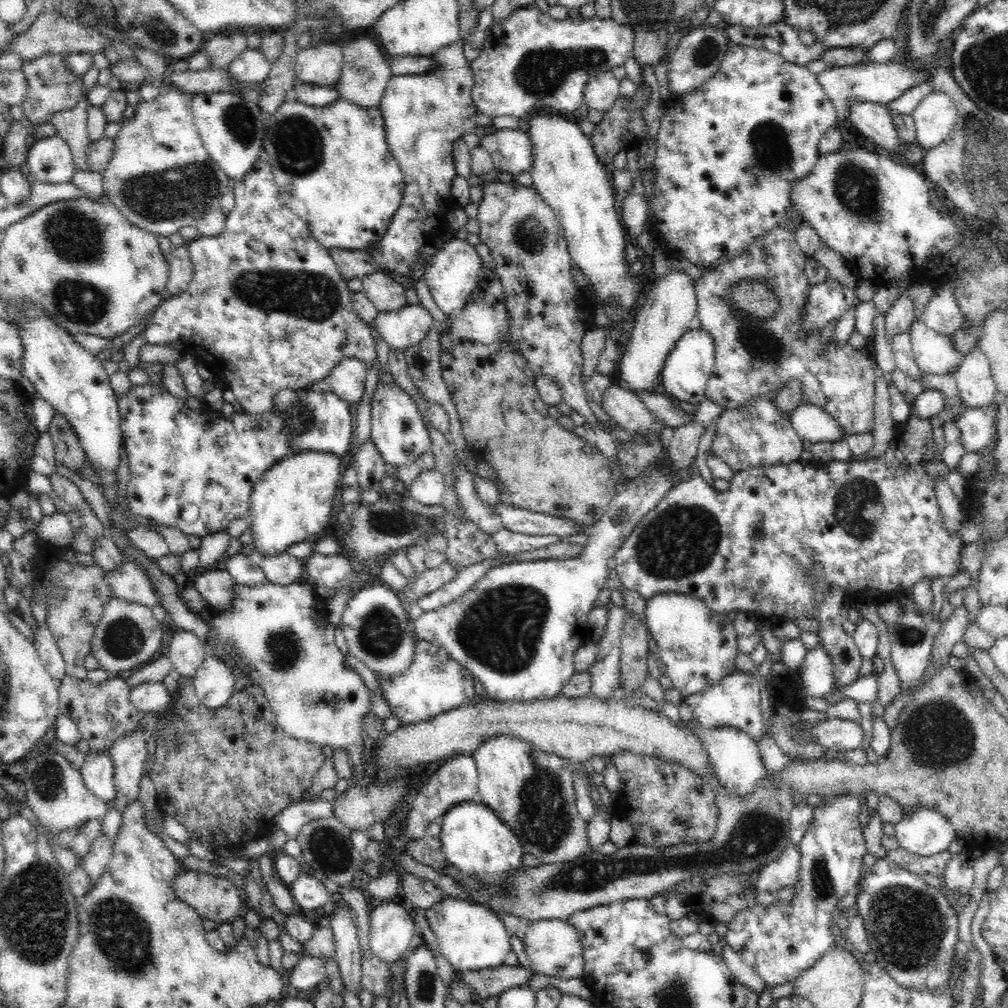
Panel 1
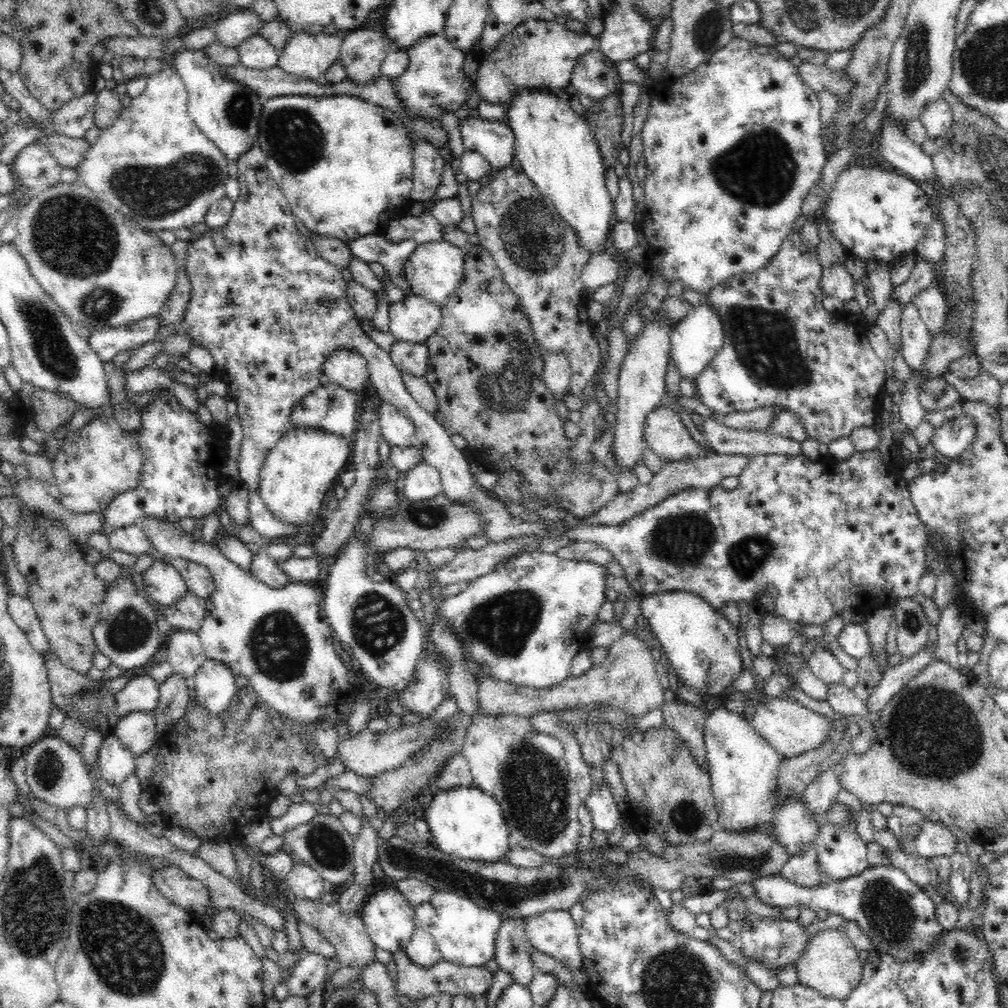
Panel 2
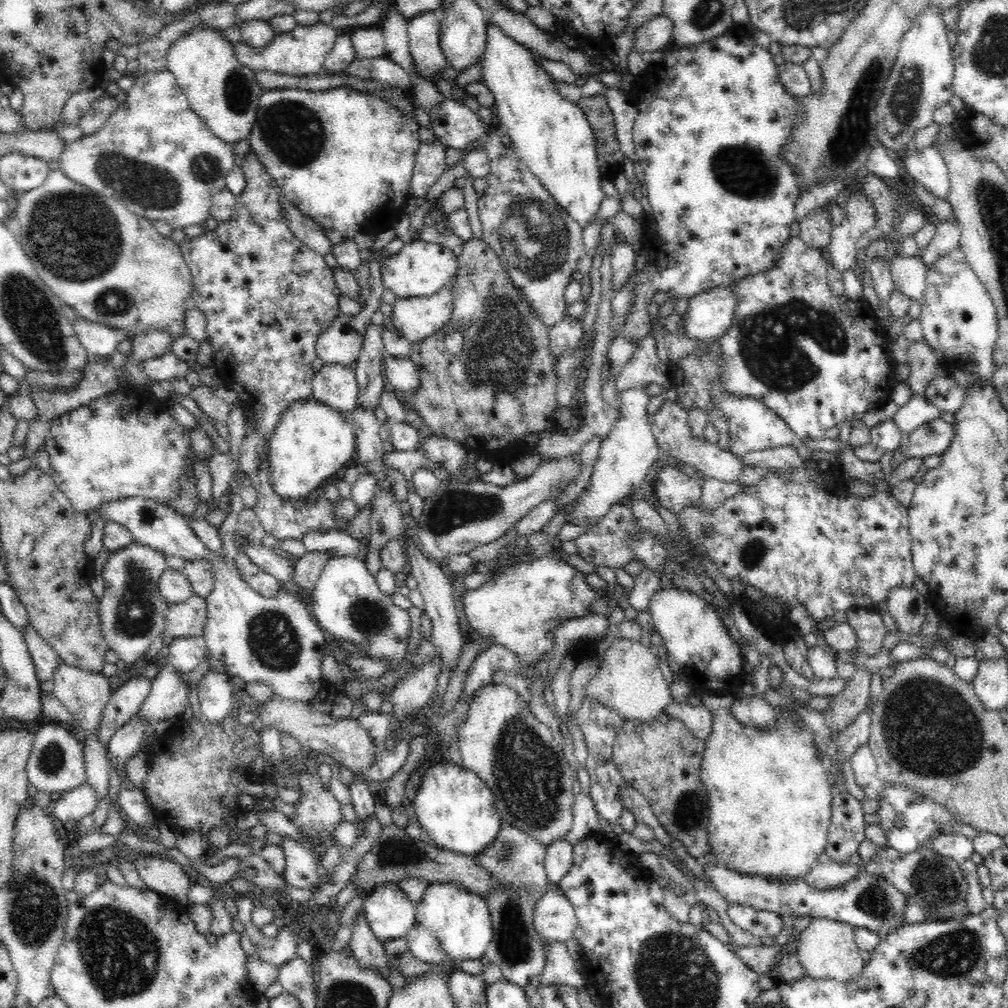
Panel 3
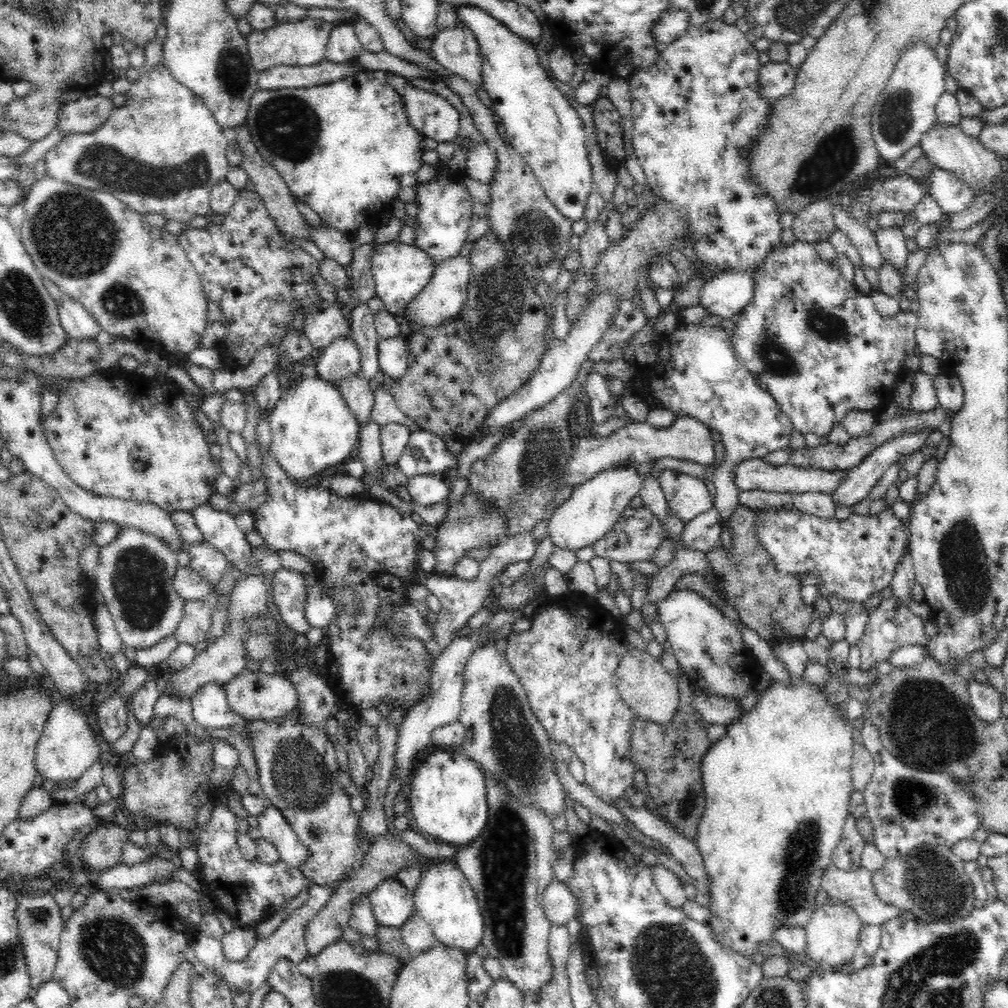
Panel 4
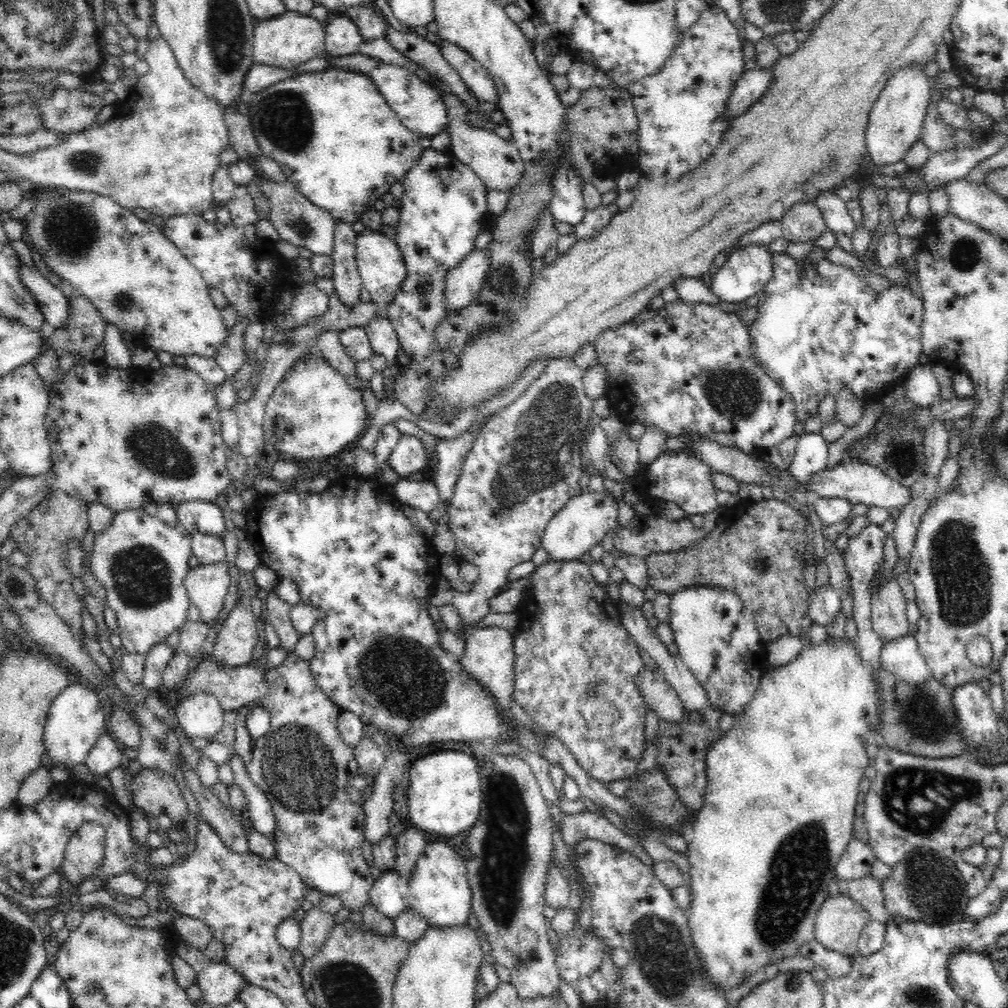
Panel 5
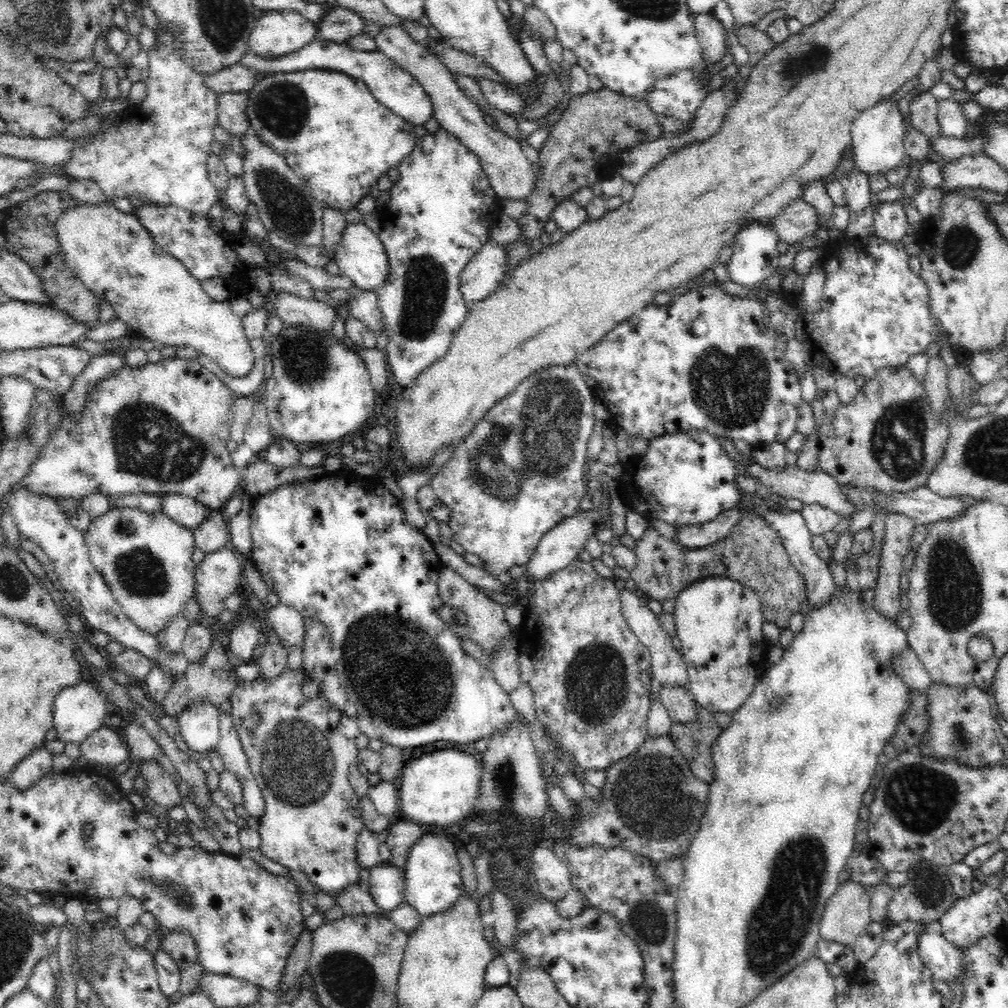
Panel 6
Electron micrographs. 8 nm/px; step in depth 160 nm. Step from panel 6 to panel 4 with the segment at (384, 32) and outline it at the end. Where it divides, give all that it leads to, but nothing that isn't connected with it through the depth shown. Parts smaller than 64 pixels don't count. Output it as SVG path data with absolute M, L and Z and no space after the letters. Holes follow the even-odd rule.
M485 140L472 144L466 155L464 174L477 182L491 184L498 168L498 155Z

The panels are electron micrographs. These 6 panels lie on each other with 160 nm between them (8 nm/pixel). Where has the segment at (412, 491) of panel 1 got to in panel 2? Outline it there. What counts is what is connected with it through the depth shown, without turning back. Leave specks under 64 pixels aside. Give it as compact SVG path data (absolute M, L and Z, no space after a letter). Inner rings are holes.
M418 464L416 468L406 472L405 485L401 496L418 502L431 499L443 492L441 476L430 464Z

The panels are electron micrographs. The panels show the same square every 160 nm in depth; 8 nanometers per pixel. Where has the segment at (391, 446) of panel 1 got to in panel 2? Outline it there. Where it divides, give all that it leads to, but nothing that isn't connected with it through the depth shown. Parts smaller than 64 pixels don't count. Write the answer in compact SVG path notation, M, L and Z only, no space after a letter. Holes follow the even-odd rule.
M387 402L378 404L378 426L384 440L400 448L413 448L417 445L414 423L404 414L398 412Z

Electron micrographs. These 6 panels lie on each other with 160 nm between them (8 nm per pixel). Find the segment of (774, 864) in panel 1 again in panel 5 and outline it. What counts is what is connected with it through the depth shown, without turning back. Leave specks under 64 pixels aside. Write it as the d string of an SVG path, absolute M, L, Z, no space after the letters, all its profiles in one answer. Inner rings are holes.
M870 875L860 880L840 878L837 881L839 892L862 904L862 907L870 913L870 920L886 924L893 919L885 907L884 891L882 891L880 879Z

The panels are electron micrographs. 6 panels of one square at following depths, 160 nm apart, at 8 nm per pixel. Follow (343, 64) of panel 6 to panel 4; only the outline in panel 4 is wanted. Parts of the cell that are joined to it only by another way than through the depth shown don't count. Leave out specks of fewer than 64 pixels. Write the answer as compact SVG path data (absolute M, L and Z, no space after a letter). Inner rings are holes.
M386 72L387 81L390 86L399 94L400 100L405 108L405 115L408 117L410 124L425 138L432 138L438 142L450 142L458 136L460 126L460 114L450 102L442 96L426 91L410 83L408 76L400 75L395 72Z

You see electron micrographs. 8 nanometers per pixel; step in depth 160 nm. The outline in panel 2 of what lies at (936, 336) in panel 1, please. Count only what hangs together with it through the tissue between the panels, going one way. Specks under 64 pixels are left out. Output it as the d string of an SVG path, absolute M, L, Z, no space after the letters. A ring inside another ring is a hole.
M910 304L901 310L900 316L901 352L912 369L921 370L928 356L933 335L922 321L918 309Z

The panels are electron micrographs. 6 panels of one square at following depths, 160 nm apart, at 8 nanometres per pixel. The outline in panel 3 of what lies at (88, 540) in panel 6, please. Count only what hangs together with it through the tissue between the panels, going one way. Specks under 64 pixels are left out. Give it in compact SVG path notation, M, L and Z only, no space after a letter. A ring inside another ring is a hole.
M140 543L110 551L102 576L104 595L98 604L100 632L108 648L118 653L126 666L144 658L154 640L166 630L166 612L171 605L158 590L160 574L168 567L164 553Z

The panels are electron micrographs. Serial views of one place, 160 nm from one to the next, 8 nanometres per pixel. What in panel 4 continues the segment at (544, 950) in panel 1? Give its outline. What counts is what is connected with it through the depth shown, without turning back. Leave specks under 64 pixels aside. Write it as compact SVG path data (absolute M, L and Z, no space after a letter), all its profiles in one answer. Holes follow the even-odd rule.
M565 881L550 882L545 888L542 905L552 925L565 925L576 914L576 900Z

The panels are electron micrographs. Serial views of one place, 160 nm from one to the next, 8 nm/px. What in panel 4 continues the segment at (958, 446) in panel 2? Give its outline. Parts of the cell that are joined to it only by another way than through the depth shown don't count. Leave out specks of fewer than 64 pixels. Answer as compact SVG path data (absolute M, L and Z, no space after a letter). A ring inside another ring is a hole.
M924 428L924 430L920 430L920 432L915 432L915 430L914 432L904 432L902 436L880 444L878 448L870 452L867 458L864 458L864 460L860 462L859 466L848 470L846 478L844 478L844 480L838 484L838 488L832 492L832 502L834 502L835 506L838 506L838 504L842 504L842 506L853 506L861 500L864 500L864 498L867 498L872 487L880 480L882 474L888 470L888 467L898 462L900 458L908 458L913 452L916 452L916 450L924 446L924 444L926 444L926 438L928 438L930 432L933 431L931 428Z

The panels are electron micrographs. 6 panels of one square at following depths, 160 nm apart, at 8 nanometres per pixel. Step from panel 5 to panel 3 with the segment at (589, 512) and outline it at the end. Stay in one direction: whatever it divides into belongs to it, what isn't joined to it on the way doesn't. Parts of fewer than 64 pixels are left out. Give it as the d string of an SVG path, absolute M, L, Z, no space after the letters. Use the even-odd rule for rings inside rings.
M646 385L623 390L620 394L620 418L614 428L601 440L599 458L594 464L592 476L584 492L577 498L572 511L565 516L565 522L580 524L582 520L603 518L610 512L614 504L627 502L632 492L640 489L646 474L653 463L662 456L651 429L651 423L646 418L649 396L645 391Z

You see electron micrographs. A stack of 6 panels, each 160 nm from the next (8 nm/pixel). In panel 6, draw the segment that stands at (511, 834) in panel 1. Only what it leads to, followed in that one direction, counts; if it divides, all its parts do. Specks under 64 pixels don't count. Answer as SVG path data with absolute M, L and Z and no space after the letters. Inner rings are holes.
M436 750L408 761L401 770L399 808L415 823L425 828L444 826L447 829L470 817L481 792L481 762L458 750Z

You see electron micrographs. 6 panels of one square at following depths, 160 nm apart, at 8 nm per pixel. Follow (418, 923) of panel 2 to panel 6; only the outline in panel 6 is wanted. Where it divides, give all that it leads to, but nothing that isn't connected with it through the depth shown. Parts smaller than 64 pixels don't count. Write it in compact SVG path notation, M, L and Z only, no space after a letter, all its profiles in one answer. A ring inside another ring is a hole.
M424 831L423 835L412 845L403 868L405 876L404 903L414 907L423 917L448 910L464 891L464 883L460 877L460 863L458 862L457 843L446 834L431 834Z

